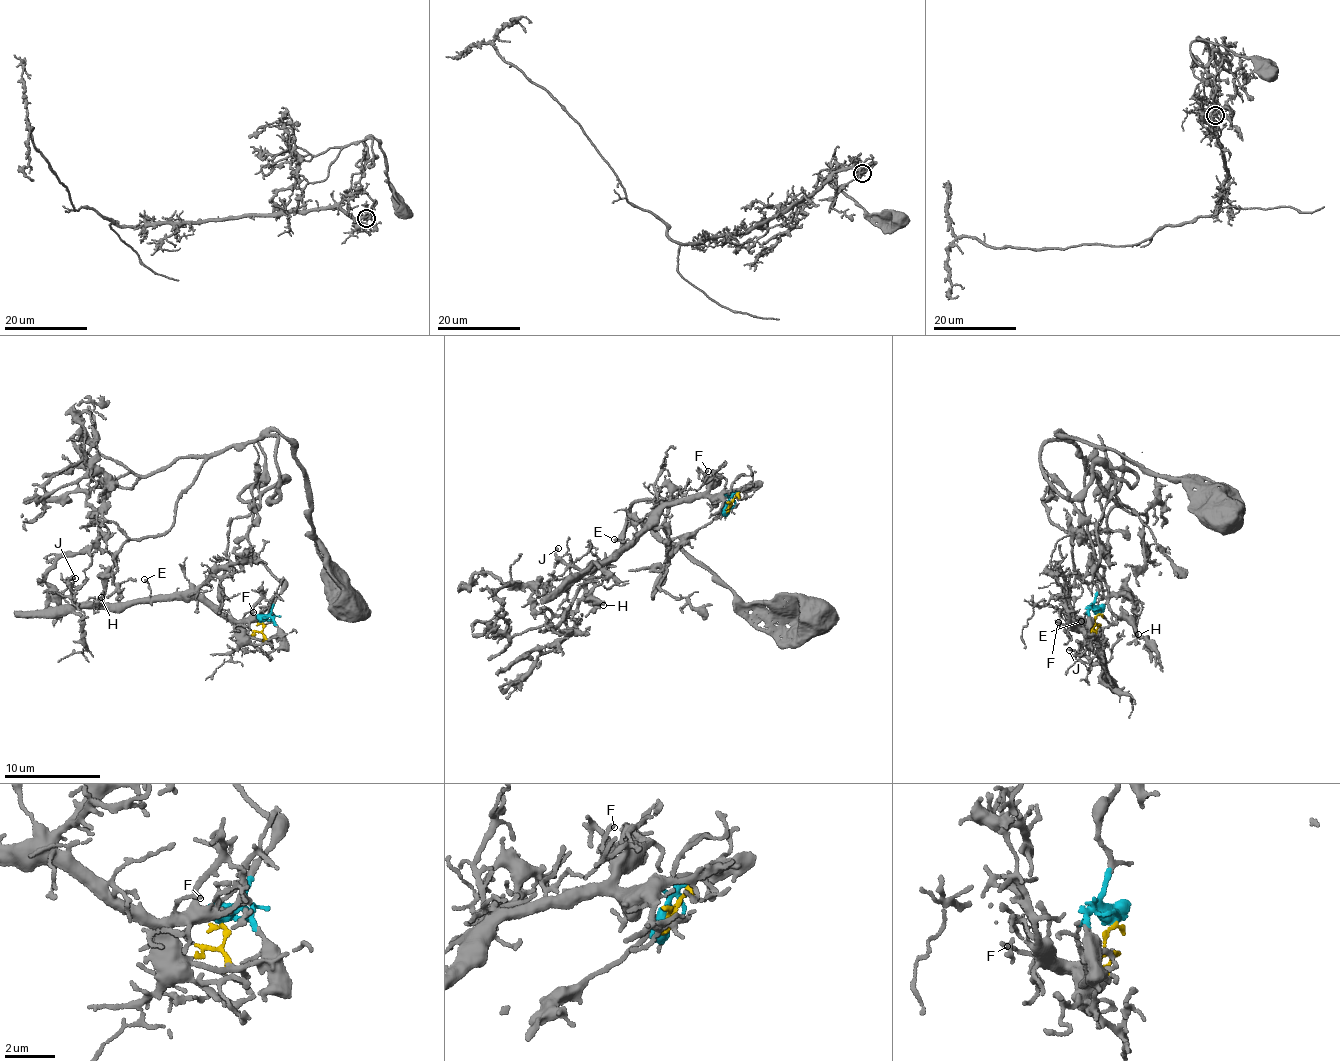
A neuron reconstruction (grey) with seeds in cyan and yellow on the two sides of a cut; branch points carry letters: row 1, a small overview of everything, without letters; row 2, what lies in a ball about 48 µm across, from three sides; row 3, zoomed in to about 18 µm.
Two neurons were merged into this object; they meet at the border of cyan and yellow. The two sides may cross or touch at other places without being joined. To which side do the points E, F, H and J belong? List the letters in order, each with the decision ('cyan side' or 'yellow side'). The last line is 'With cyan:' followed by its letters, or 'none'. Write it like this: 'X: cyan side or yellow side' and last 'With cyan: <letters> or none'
E: yellow side
F: yellow side
H: cyan side
J: yellow side
With cyan: H

